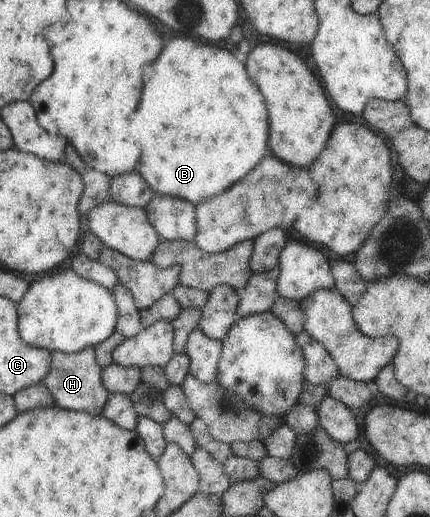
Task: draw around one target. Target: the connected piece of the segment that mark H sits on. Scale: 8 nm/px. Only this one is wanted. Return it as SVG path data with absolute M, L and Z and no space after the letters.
M93 346L87 347L78 353L51 352L51 373L42 382L50 390L59 407L82 411L96 416L101 416L106 408L107 400L110 399L110 392L103 385L102 367L97 363L95 349Z

